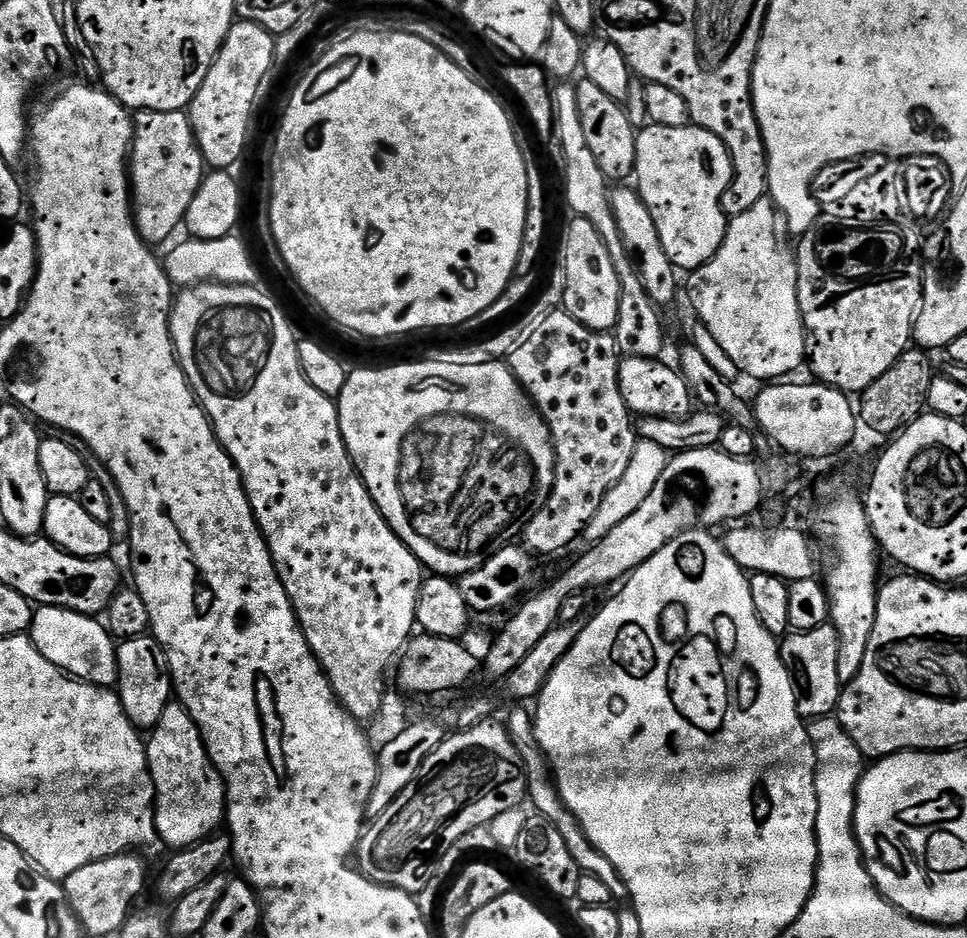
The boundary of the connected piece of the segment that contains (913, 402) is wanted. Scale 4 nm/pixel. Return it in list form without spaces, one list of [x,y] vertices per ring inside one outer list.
[[[909,347],[908,351],[900,355],[898,362],[894,362],[894,366],[890,366],[890,370],[886,370],[886,374],[878,378],[878,382],[859,393],[858,416],[863,427],[865,424],[876,432],[896,434],[921,416],[928,403],[928,391],[934,375],[932,360],[928,356],[931,355],[919,347]]]

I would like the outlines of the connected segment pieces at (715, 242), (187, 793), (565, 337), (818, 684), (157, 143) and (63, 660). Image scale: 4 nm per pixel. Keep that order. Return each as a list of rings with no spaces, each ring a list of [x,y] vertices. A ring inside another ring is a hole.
[[[649,122],[637,131],[634,187],[639,192],[646,210],[650,210],[654,226],[658,226],[662,250],[666,250],[670,262],[678,270],[684,271],[685,268],[685,273],[691,274],[697,268],[708,264],[714,254],[718,254],[726,238],[729,221],[729,217],[725,216],[722,210],[722,194],[728,192],[731,184],[732,159],[724,143],[714,134],[710,134],[710,130],[695,126],[658,126]]]
[[[179,702],[162,710],[162,718],[146,740],[148,769],[156,791],[156,835],[172,850],[191,848],[208,839],[226,820],[226,793],[220,771],[212,764],[202,734]]]
[[[563,310],[547,316],[537,328],[529,332],[522,346],[518,346],[518,350],[514,350],[514,354],[507,357],[506,363],[516,375],[517,382],[522,385],[542,418],[548,423],[556,455],[556,473],[547,505],[539,508],[522,528],[523,547],[533,554],[541,552],[544,556],[552,556],[555,552],[570,547],[576,539],[579,541],[590,518],[598,514],[602,498],[606,498],[618,478],[626,474],[626,466],[630,466],[630,458],[634,458],[638,428],[618,386],[618,366],[621,359],[612,332],[590,330]]]
[[[829,622],[818,626],[814,630],[792,632],[783,637],[779,641],[779,645],[782,662],[791,671],[792,682],[796,685],[798,714],[808,722],[831,717],[837,711],[842,691],[842,685],[838,678],[838,634],[834,630],[834,626]]]
[[[187,111],[135,113],[130,157],[132,211],[136,228],[148,245],[157,246],[163,240],[173,239],[176,227],[185,223],[190,202],[194,202],[194,194],[198,194],[205,175],[204,155],[196,145]]]
[[[40,606],[32,613],[30,639],[42,658],[58,666],[76,680],[99,688],[115,689],[118,684],[117,641],[96,616],[83,616],[80,612],[58,606]]]

